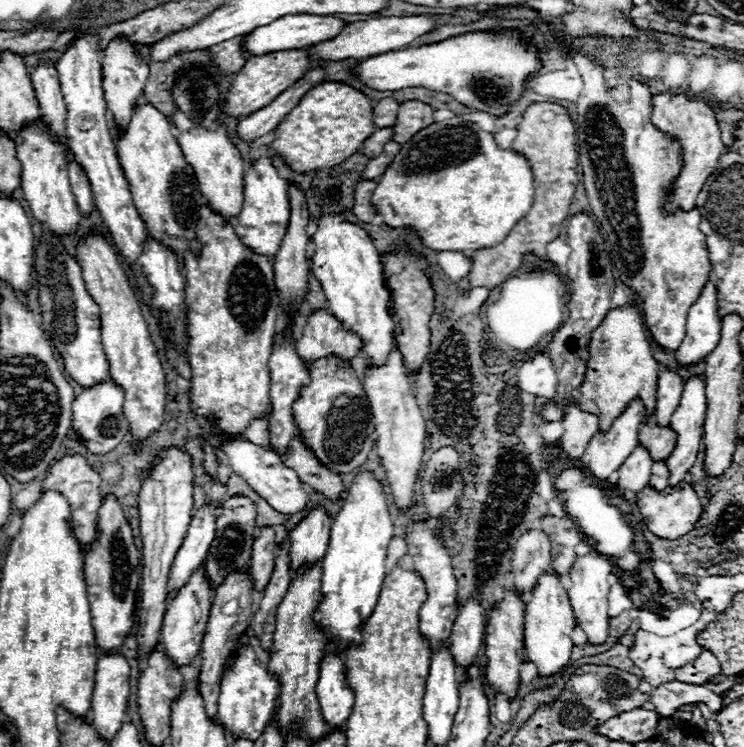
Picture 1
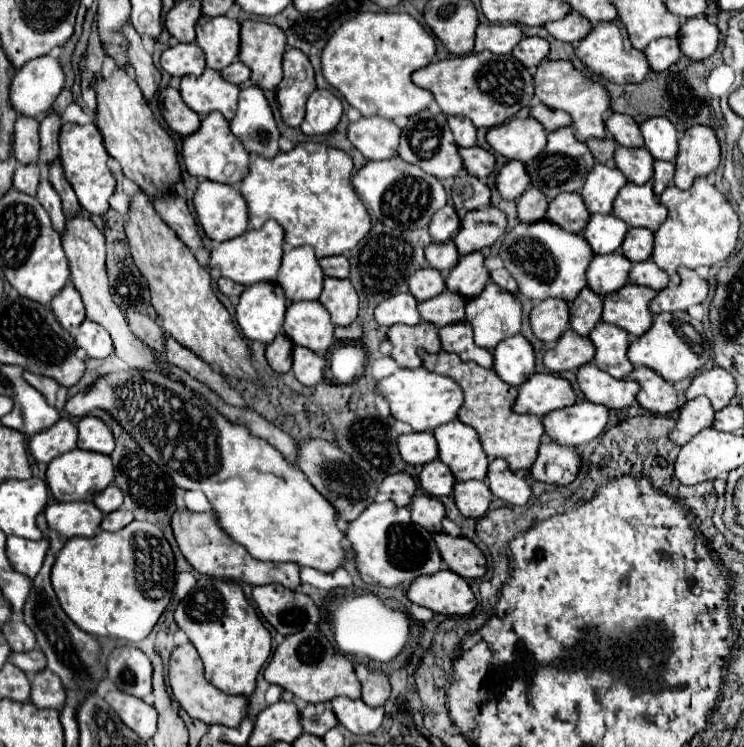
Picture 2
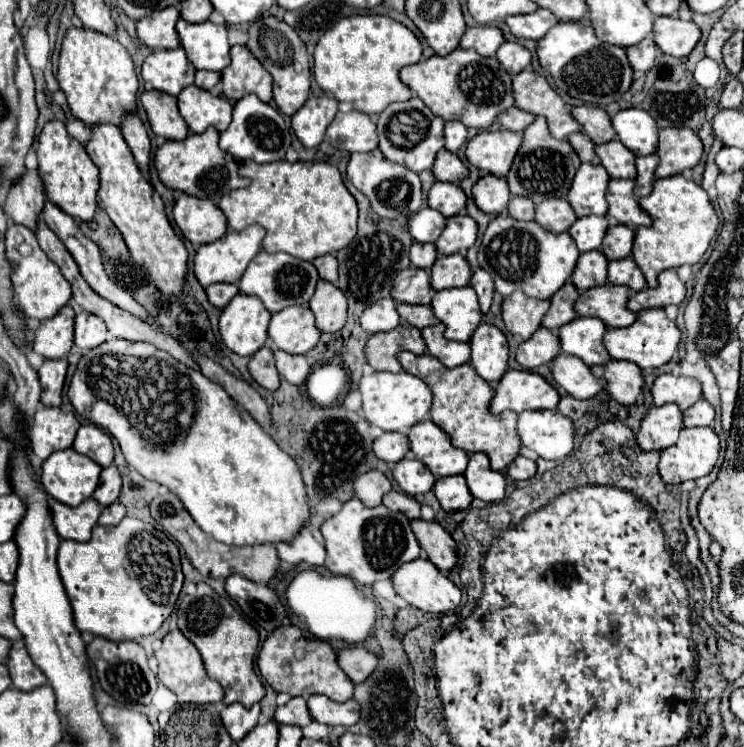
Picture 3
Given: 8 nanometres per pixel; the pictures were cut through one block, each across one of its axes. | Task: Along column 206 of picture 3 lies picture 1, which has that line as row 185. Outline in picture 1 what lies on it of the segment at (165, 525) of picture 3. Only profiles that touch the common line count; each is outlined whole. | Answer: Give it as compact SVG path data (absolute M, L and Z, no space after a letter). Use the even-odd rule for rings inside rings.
M534 102L532 106L528 106L522 122L516 128L518 136L512 142L512 150L528 156L528 162L532 164L536 180L536 202L528 216L524 216L500 244L476 250L472 254L474 264L468 276L470 288L488 286L492 290L500 286L522 266L520 256L524 256L526 252L546 258L546 246L560 236L562 222L568 216L568 208L578 186L578 150L574 142L574 122L564 106L550 102Z

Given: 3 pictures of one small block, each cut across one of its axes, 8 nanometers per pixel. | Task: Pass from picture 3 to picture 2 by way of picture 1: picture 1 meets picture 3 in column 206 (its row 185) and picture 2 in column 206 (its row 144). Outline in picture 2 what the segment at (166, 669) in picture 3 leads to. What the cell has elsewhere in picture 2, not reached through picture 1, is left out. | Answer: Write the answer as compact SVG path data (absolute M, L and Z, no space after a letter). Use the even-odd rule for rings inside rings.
M186 642L182 646L176 646L172 650L168 680L170 680L170 688L172 688L172 694L174 694L176 702L186 710L188 716L192 716L196 720L202 720L206 724L222 724L222 726L230 726L230 728L236 728L240 724L240 720L244 718L242 710L246 708L246 698L244 696L222 694L218 688L214 688L206 680L202 658L190 642Z

